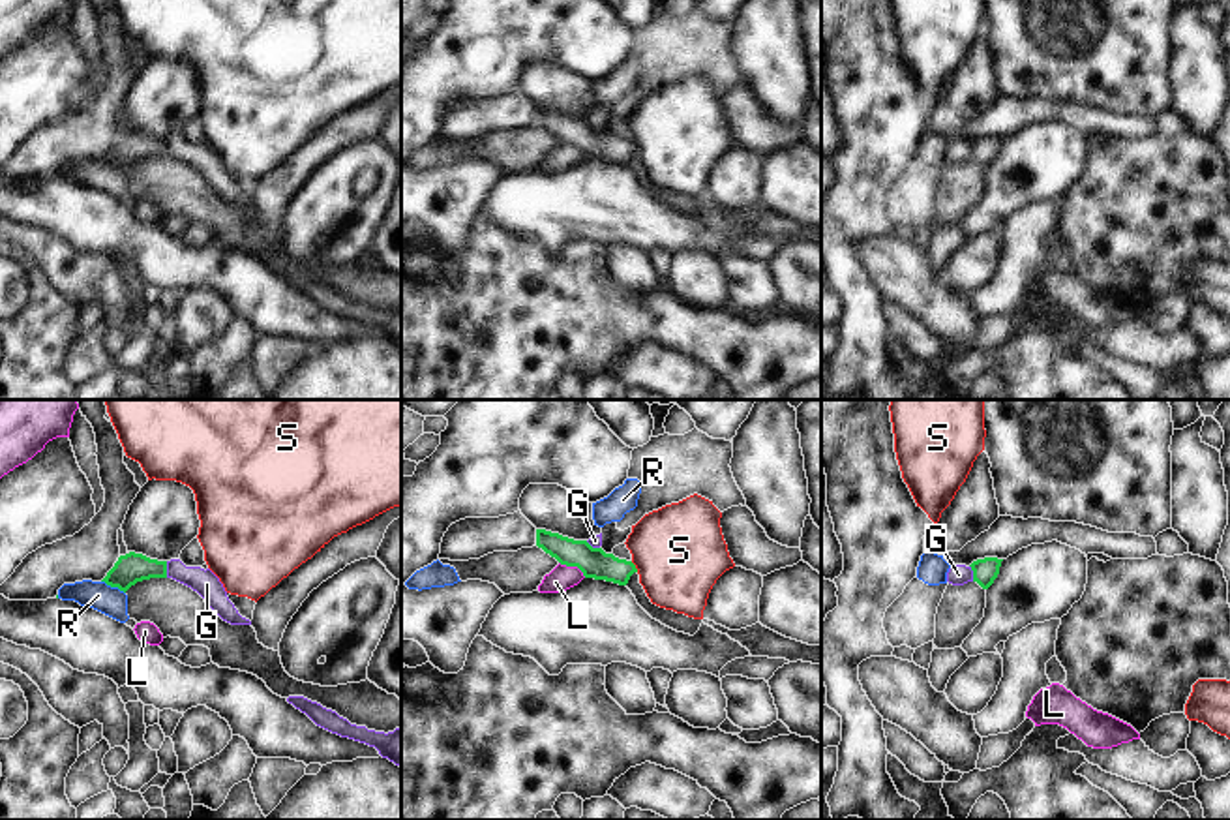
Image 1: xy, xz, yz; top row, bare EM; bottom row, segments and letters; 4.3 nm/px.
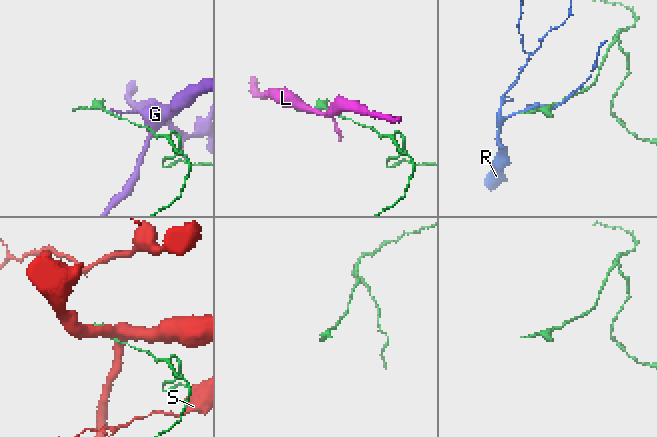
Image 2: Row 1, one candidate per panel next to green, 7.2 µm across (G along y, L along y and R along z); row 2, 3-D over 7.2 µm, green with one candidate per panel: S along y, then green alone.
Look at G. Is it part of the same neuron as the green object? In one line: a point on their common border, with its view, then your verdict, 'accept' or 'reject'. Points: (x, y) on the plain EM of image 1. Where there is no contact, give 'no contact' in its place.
meets green in xy at (165, 149); reject

